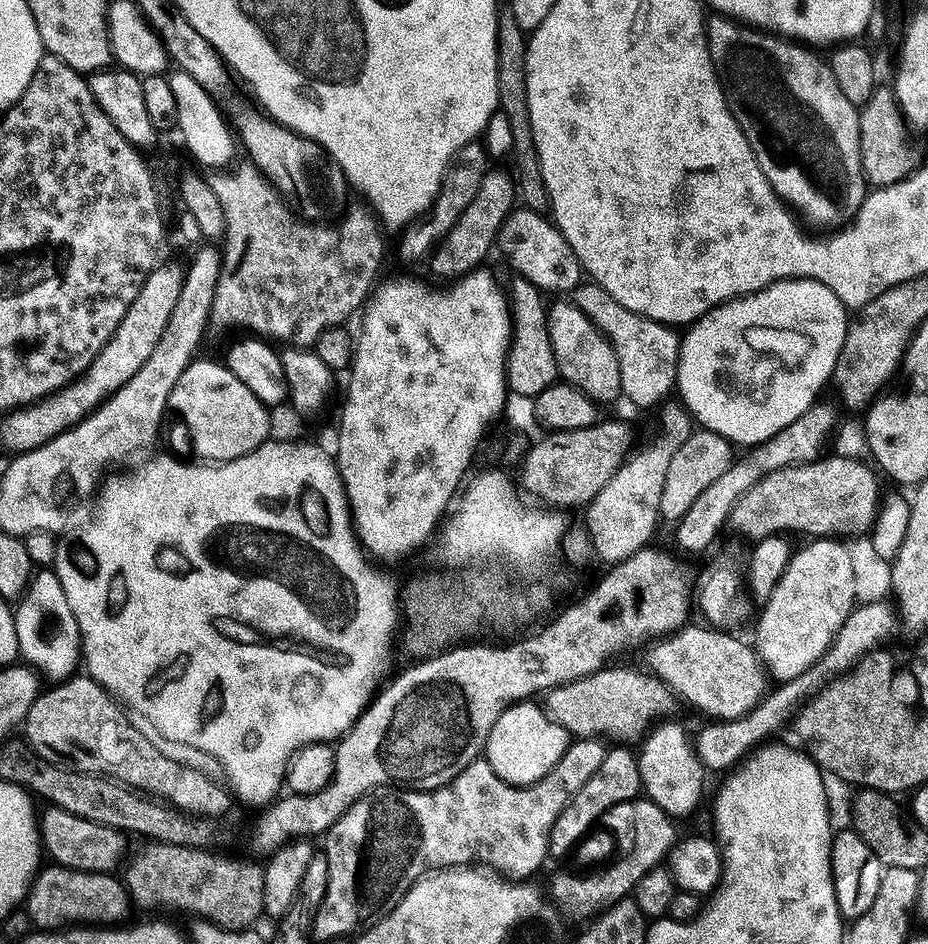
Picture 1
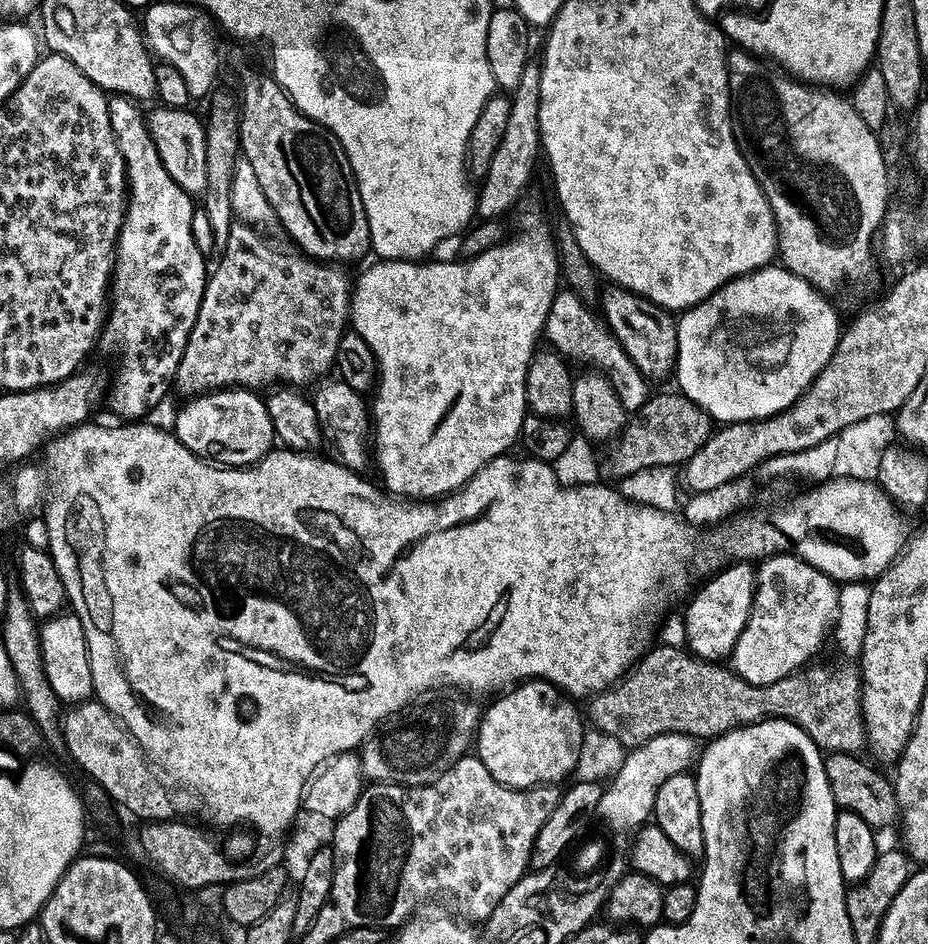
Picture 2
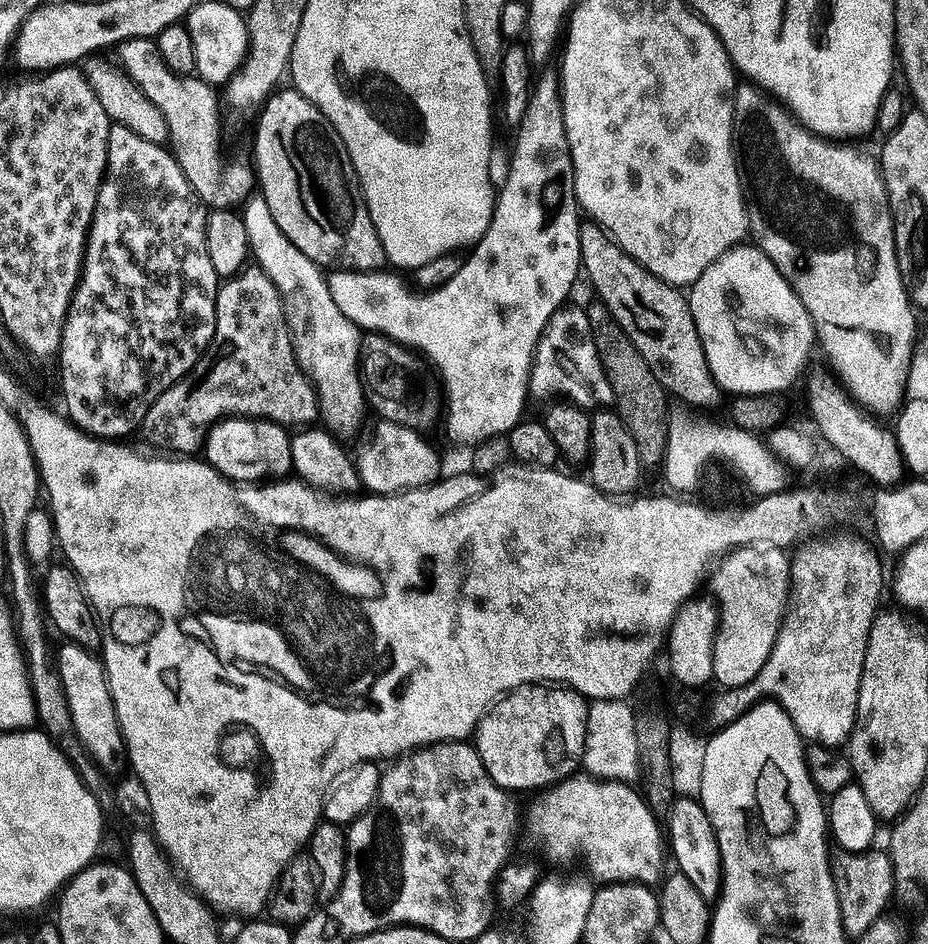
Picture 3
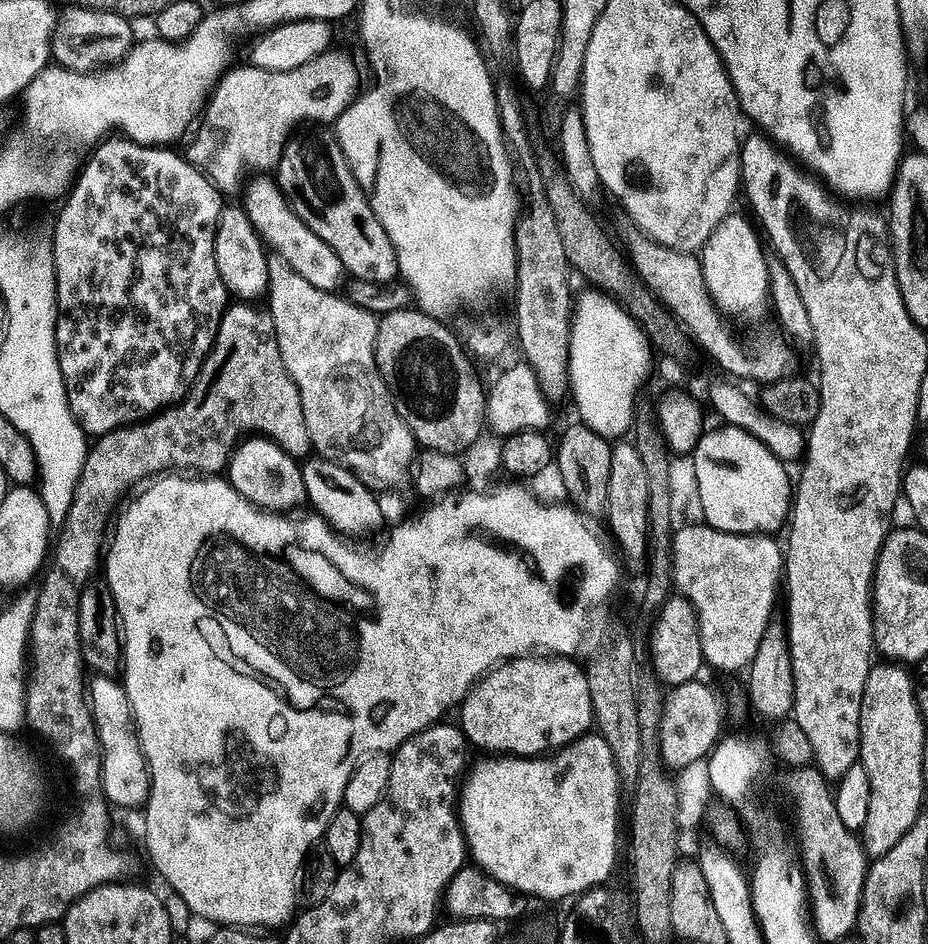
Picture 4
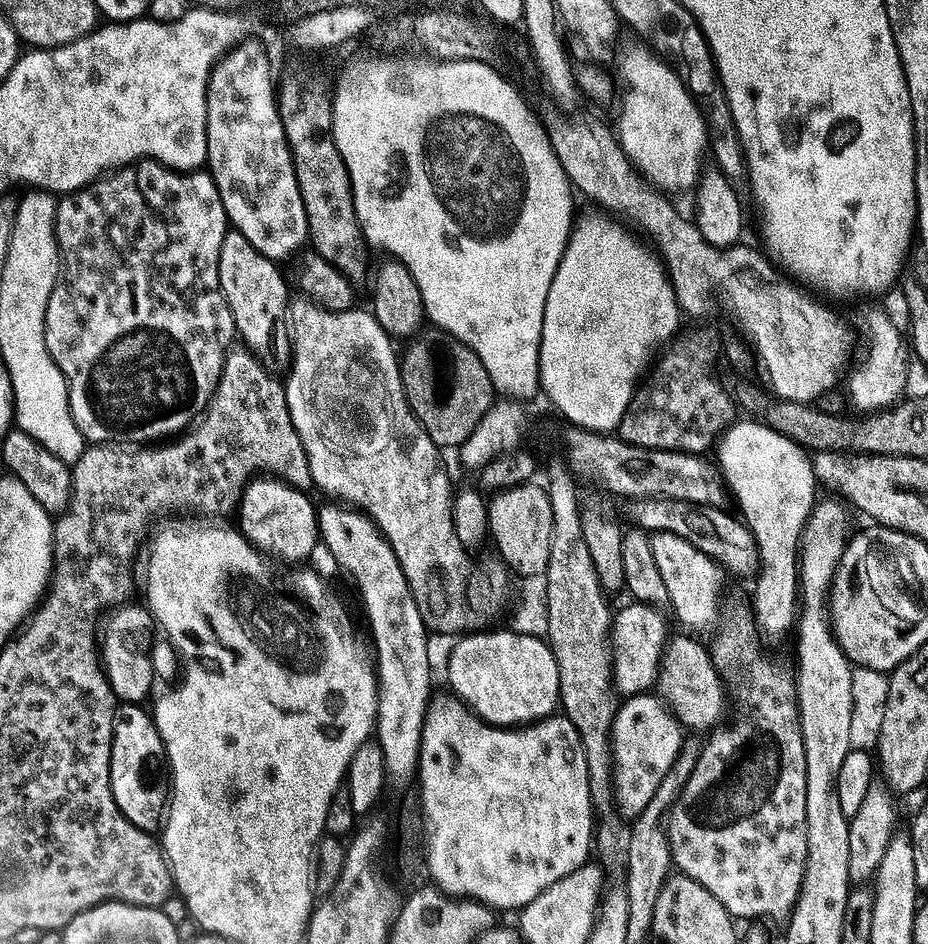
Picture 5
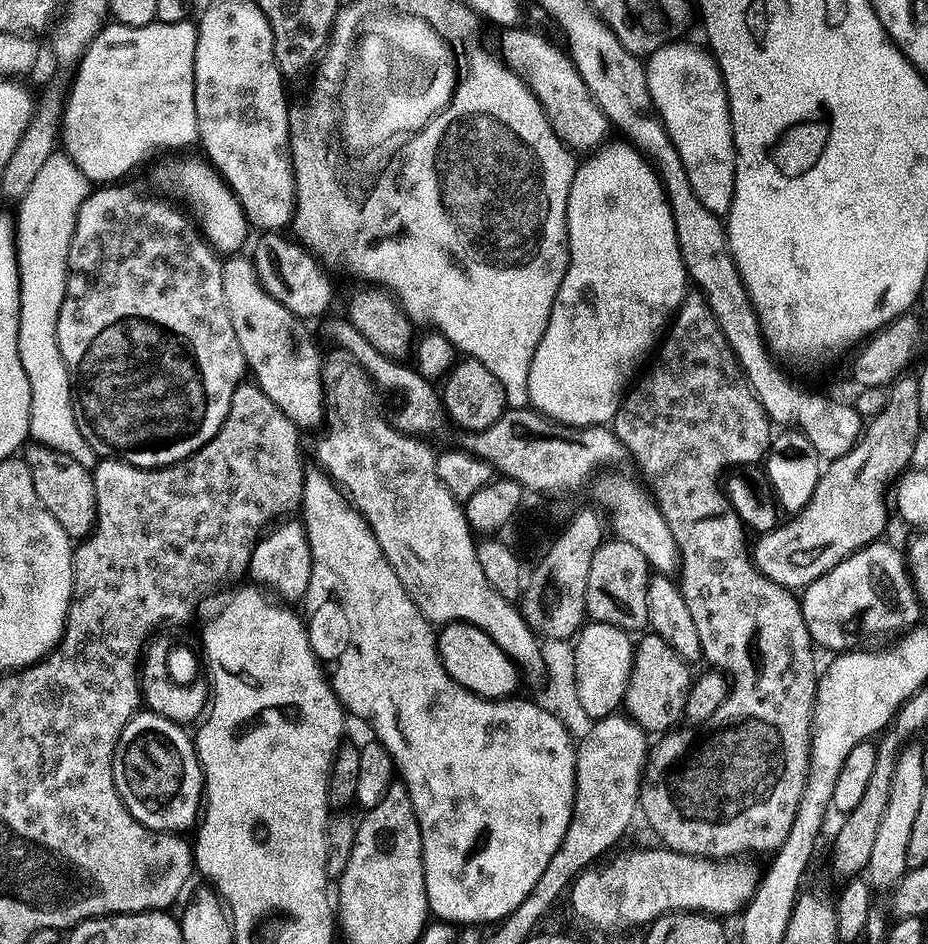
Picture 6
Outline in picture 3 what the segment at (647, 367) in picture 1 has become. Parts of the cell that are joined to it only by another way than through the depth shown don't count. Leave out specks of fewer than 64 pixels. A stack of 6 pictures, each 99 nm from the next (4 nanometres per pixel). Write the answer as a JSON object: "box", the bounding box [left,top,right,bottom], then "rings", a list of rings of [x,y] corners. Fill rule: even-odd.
{"box":[530,307,615,411],"rings":[[[569,307],[568,332],[561,336],[545,335],[536,349],[536,359],[532,361],[532,382],[530,392],[533,397],[544,400],[547,396],[564,398],[585,411],[599,408],[610,408],[615,405],[615,397],[608,375],[602,367],[600,356],[595,348],[595,342],[588,330],[587,316],[579,307]],[[569,311],[569,312],[568,312]],[[568,360],[568,372],[560,368]],[[568,392],[568,396],[566,395]]]}

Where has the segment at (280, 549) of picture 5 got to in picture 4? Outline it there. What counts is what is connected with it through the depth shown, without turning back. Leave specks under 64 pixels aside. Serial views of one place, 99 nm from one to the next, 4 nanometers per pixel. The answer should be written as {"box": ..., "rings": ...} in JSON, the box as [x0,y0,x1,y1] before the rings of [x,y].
{"box":[226,439,308,514],"rings":[[[245,439],[232,453],[232,461],[226,469],[226,479],[234,490],[238,490],[238,494],[242,494],[242,498],[266,512],[292,514],[297,511],[295,508],[299,504],[308,504],[303,467],[273,440]]]}

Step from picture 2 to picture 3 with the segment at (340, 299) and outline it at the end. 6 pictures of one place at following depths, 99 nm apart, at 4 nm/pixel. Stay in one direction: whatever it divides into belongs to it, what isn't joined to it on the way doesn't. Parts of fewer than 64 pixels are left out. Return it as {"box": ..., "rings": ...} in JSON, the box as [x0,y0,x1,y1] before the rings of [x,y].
{"box":[142,266,320,458],"rings":[[[258,266],[245,267],[221,285],[216,296],[216,330],[211,346],[195,370],[166,390],[151,407],[142,428],[147,431],[147,438],[158,447],[169,448],[172,451],[169,453],[188,458],[195,453],[192,452],[195,448],[197,451],[198,442],[208,435],[210,420],[204,416],[268,420],[289,430],[304,430],[320,420],[320,399],[315,386],[297,362],[284,300],[269,276]]]}

